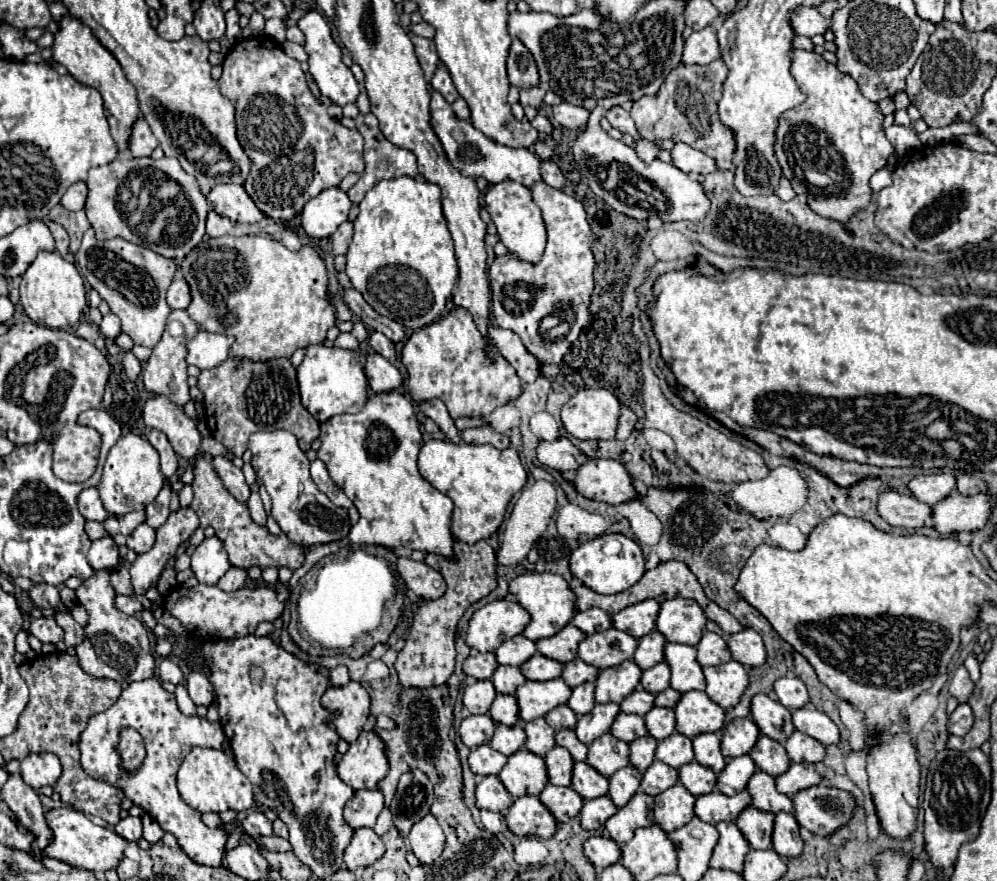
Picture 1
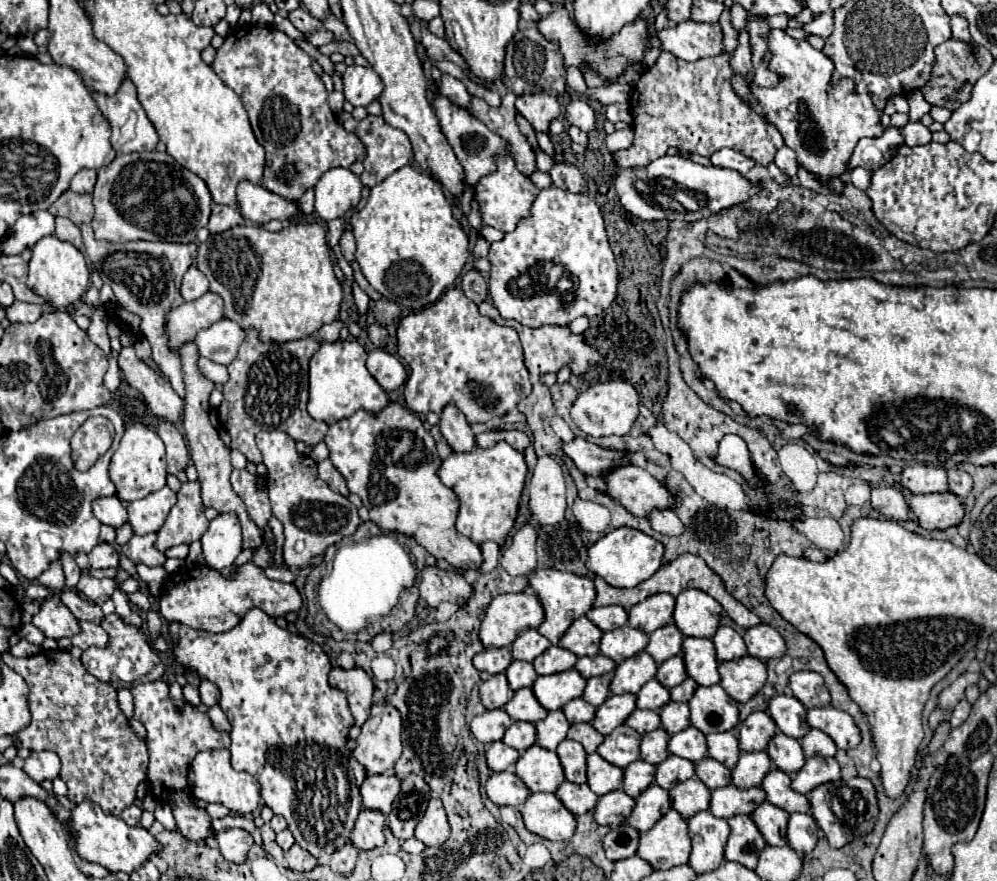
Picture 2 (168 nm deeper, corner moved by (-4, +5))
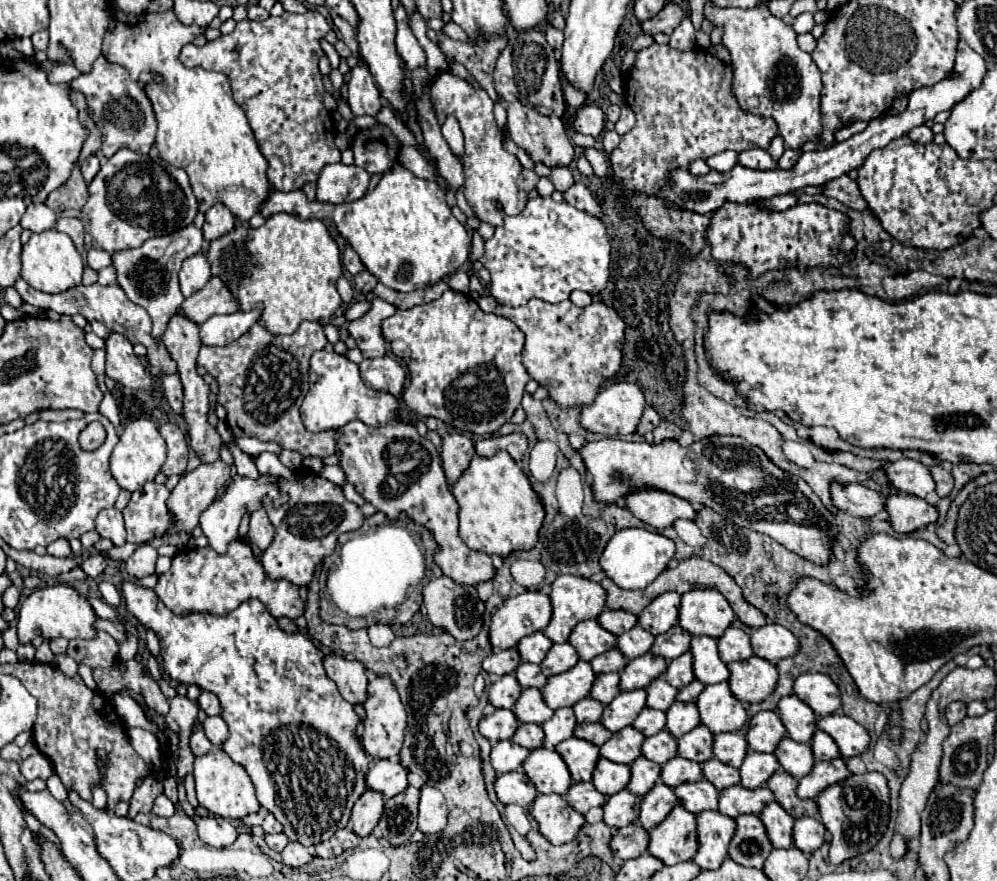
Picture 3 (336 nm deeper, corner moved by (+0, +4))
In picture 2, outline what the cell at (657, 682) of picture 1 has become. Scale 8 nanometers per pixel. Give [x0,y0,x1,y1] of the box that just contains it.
[656,655,688,689]

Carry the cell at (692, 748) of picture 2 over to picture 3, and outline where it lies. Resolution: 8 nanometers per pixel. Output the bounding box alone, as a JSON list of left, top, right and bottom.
[676,724,714,764]

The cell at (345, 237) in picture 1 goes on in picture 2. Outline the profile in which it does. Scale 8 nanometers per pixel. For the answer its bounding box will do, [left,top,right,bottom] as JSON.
[340,231,356,261]

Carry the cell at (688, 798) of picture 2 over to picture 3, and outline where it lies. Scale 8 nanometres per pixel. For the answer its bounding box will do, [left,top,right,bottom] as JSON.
[674,778,718,814]

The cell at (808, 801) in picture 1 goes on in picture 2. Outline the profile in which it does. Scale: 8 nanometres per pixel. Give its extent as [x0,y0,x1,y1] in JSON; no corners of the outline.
[810,777,878,847]

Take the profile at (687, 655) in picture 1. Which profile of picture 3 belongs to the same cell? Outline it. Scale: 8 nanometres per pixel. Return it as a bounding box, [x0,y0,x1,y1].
[690,636,730,684]

